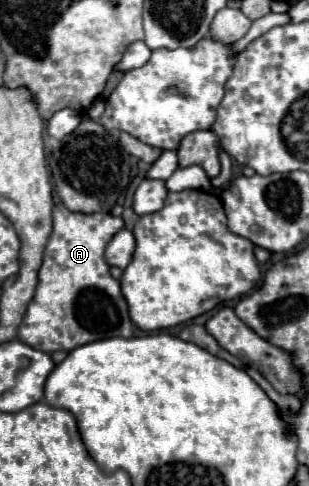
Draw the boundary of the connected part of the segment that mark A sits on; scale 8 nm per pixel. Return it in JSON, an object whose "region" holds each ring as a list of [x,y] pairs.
{"region":[[[63,204],[53,208],[53,234],[45,248],[45,258],[39,270],[39,284],[37,284],[35,296],[29,302],[29,308],[19,326],[17,338],[21,342],[49,354],[57,350],[69,352],[77,346],[83,346],[87,342],[101,340],[101,338],[111,338],[111,336],[131,338],[133,336],[133,324],[127,312],[127,302],[121,294],[119,282],[111,276],[109,264],[105,260],[105,246],[113,238],[113,234],[119,232],[121,228],[123,228],[123,220],[111,214],[71,212]]]}

